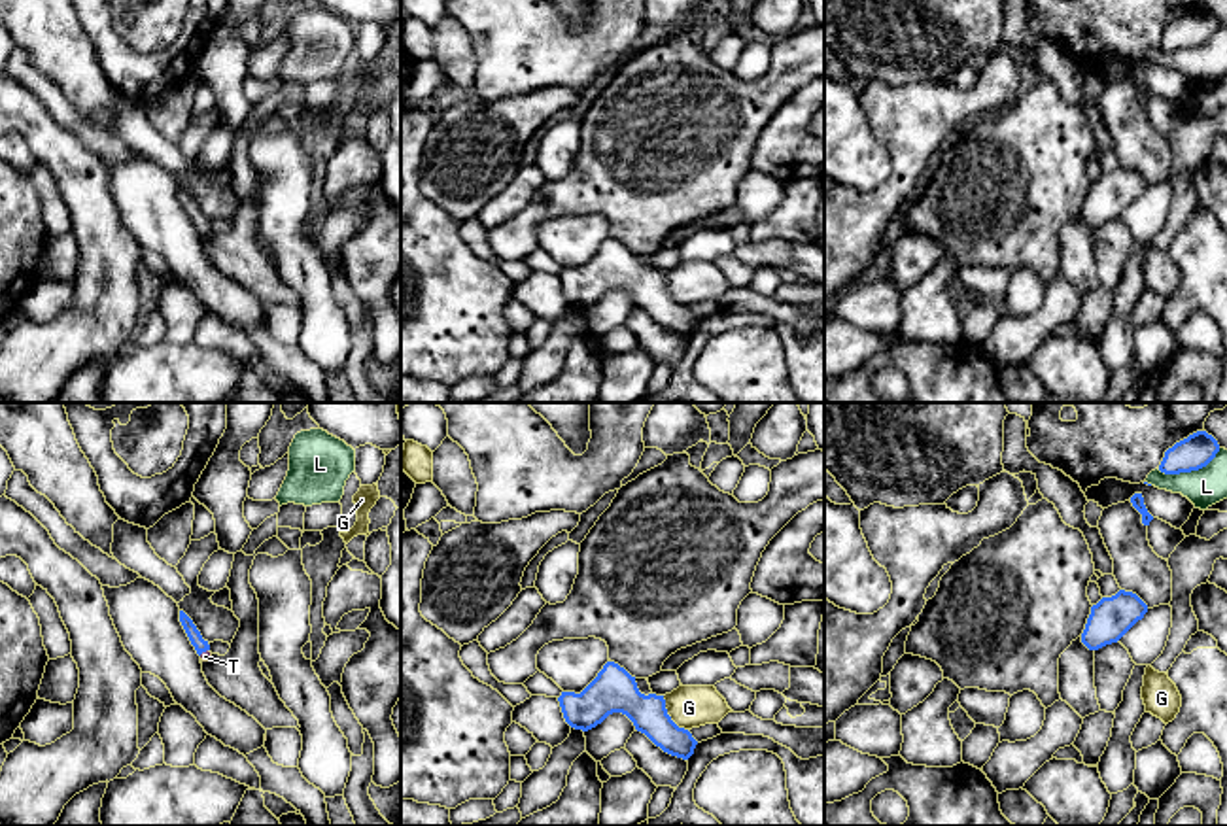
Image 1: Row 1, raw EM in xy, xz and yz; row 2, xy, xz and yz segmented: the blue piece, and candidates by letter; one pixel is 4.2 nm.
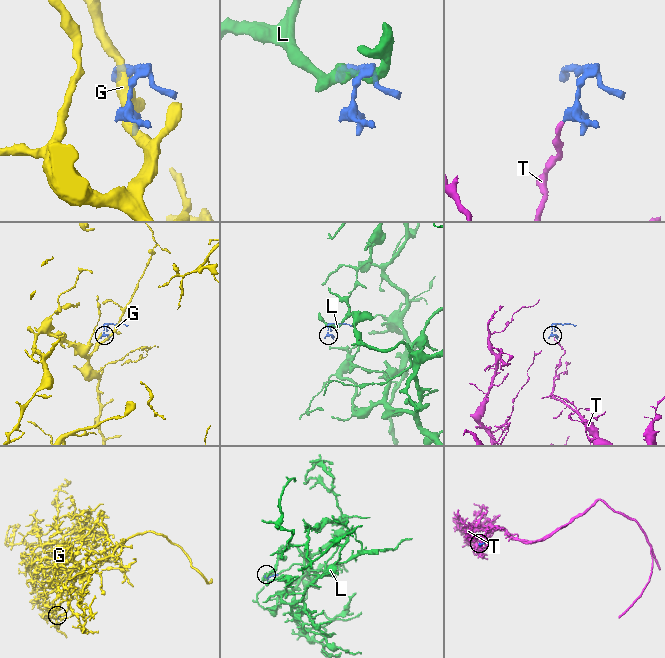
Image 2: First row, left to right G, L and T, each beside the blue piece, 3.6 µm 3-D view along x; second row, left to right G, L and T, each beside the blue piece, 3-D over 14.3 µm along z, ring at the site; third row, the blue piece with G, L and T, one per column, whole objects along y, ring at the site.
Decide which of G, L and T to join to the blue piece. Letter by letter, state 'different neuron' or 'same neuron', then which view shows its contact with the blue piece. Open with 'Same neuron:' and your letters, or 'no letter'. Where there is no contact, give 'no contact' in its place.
Same neuron: T
G: different neuron; meets blue in xz
L: different neuron; meets blue in yz
T: same neuron; meets blue in xy

